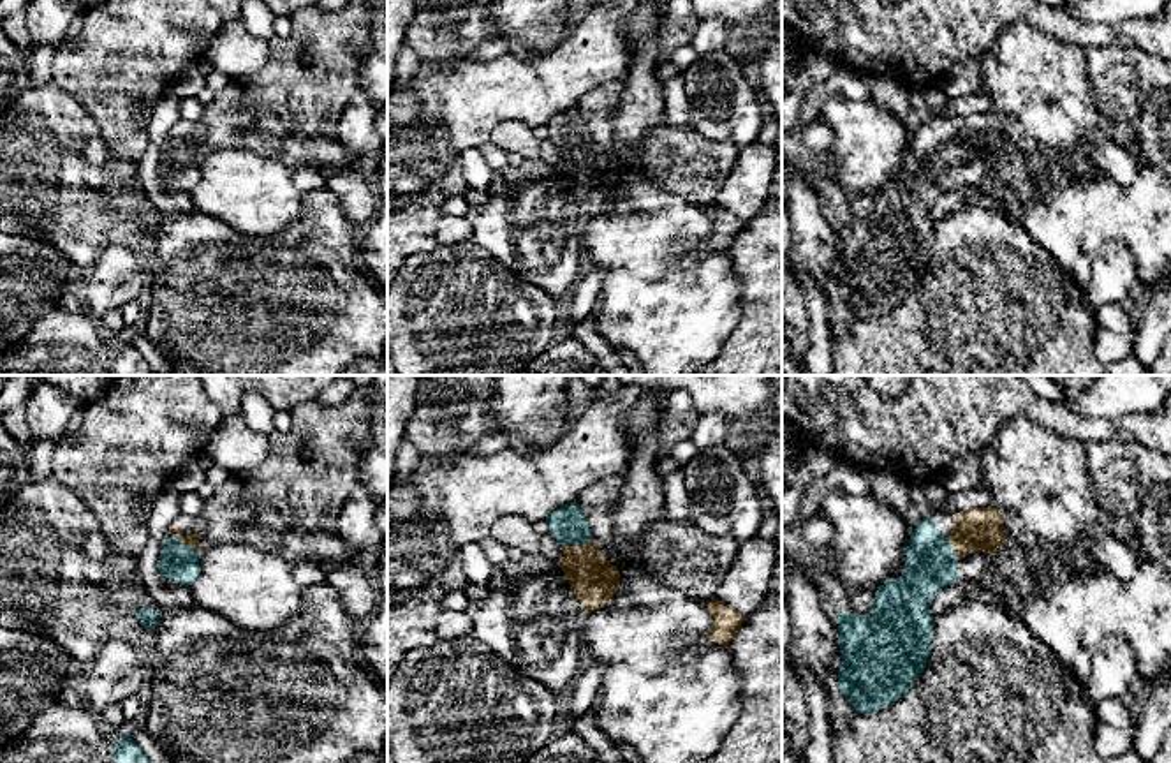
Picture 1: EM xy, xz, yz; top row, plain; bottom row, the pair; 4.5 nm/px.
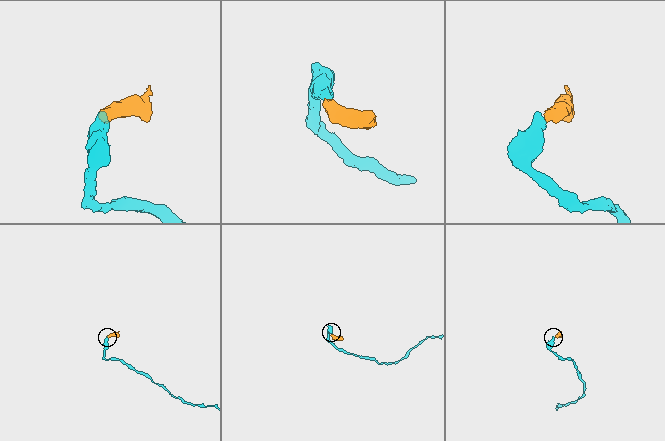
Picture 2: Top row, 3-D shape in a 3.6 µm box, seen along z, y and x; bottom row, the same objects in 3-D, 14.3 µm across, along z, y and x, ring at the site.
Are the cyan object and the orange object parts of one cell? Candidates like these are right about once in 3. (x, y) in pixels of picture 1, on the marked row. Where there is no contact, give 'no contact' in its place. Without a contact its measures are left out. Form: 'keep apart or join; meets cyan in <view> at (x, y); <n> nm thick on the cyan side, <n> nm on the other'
join; meets cyan in xz at (576, 543); 170 nm thick on the cyan side, 220 nm on the other

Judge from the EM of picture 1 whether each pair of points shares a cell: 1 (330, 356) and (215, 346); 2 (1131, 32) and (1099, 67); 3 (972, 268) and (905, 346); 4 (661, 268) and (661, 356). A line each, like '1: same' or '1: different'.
1: same
2: different
3: same
4: same

